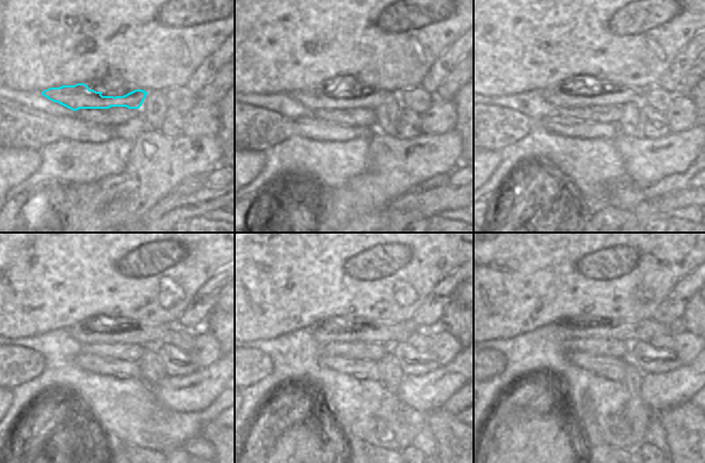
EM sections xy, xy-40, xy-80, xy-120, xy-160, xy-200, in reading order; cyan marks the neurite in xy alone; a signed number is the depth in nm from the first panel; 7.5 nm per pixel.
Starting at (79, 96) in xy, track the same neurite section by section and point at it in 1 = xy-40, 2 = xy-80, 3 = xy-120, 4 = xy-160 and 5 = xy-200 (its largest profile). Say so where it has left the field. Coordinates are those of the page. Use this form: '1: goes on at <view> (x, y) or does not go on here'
1: goes on at xy-40 (320, 97)
2: goes on at xy-80 (560, 95)
3: goes on at xy-120 (145, 334)
4: goes on at xy-160 (374, 331)
5: goes on at xy-200 (629, 331)

